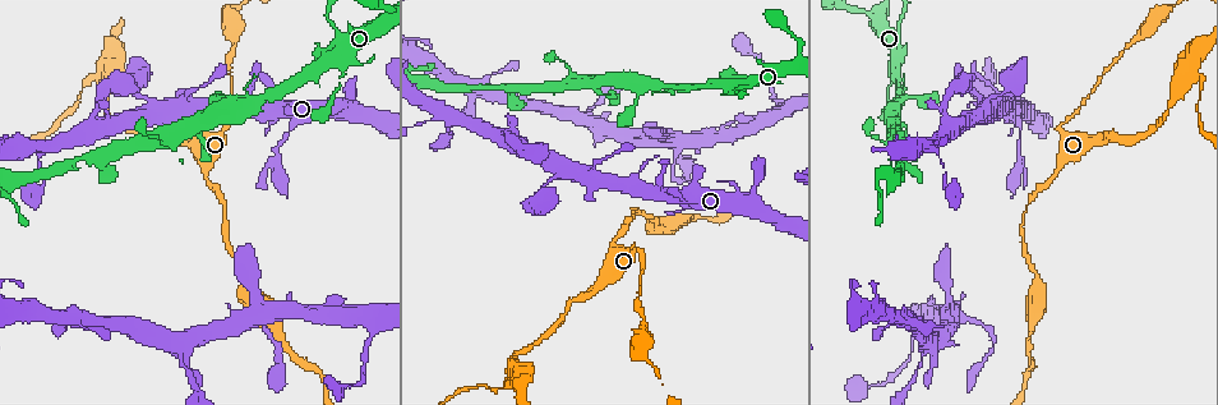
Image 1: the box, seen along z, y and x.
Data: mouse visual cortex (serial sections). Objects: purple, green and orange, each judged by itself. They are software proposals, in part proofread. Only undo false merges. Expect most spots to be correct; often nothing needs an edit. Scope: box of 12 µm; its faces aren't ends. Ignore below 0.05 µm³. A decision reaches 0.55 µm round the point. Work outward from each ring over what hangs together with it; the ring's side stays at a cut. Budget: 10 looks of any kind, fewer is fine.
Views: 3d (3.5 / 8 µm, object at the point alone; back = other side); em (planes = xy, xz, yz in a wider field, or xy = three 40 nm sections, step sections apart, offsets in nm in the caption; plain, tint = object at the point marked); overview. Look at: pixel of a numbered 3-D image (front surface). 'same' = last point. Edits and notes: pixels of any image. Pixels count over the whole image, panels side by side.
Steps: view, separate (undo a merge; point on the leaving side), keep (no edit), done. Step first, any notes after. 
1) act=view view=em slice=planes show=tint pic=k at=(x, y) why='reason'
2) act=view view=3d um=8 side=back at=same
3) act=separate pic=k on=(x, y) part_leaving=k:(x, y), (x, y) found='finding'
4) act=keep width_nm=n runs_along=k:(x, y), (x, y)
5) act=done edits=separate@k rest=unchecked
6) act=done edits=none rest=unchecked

act=view view=3d um=8 pic=1 at=(166, 131) why='abrupt turn'

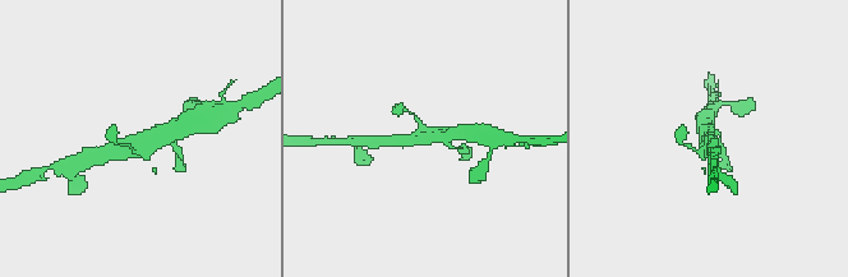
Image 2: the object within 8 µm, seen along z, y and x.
act=view view=em slice=xy step=1 show=tint pic=2 at=(709, 140)

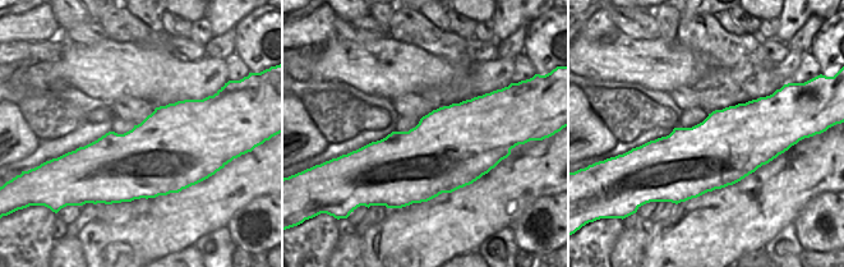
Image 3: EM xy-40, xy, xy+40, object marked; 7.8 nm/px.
act=keep runs_along=2:(171, 128), (104, 152) found='one cell here'

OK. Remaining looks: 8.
act=view view=3d um=3.5 pic=1 at=(182, 99) why='abrupt turn'

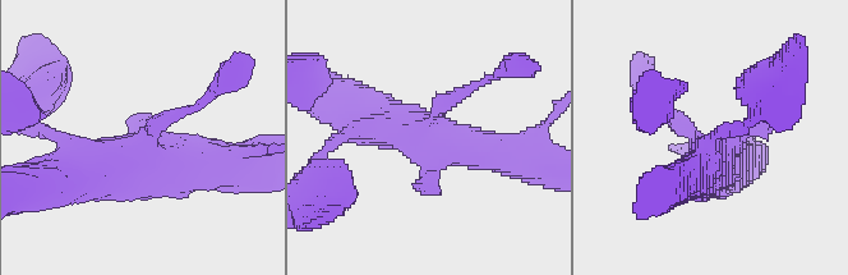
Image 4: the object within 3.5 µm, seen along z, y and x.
act=view view=em slice=xy step=1 show=tint pic=4 at=(690, 133) why='shape alone is not enough'

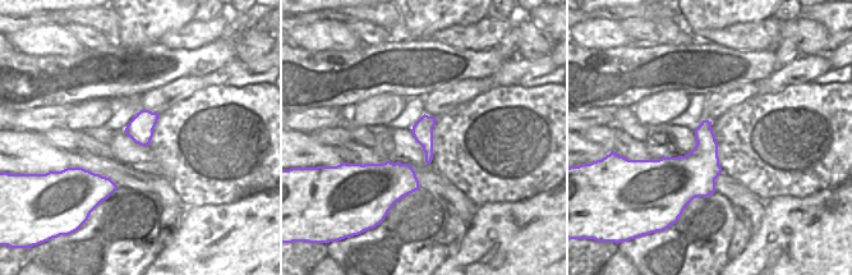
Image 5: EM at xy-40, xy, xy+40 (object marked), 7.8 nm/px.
act=keep found='one cell here'

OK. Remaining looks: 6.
act=view view=3d um=3.5 pic=1 at=(46, 145)

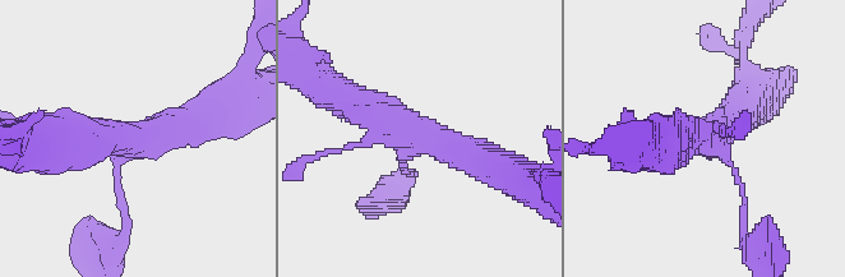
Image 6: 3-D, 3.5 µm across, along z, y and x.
act=view view=em slice=xy step=5 show=tint pic=6 at=(712, 136) arms=4 arm_widths_nm=100,150,400,450 why='now the EM'

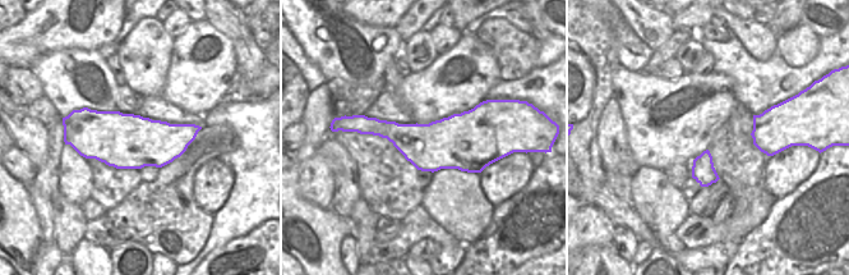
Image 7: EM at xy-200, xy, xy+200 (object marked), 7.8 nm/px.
act=keep width_nm=420 runs_along=6:(495, 169), (342, 97) found='continuous, no second cell'

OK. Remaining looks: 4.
act=view view=3d um=3.5 pic=1 at=(594, 286) why='thick turns thin'

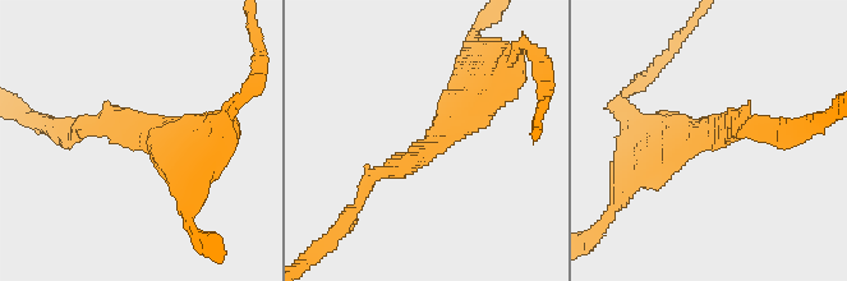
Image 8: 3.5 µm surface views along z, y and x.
act=view view=em slice=planes show=tint pic=8 at=(145, 131) arm_widths_nm=150,400

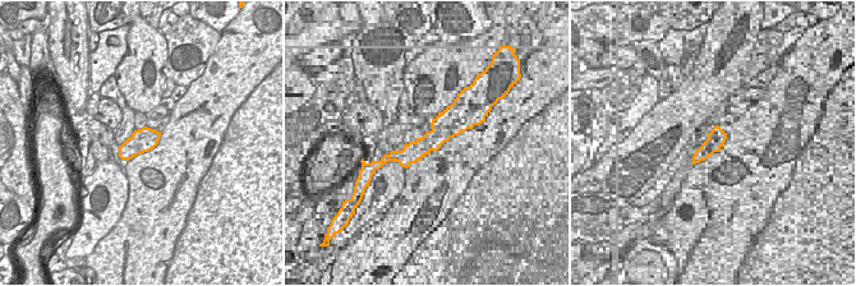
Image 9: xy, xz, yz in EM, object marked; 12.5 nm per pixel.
act=keep width_nm=300 runs_along=8:(497, 78), (463, 121), (364, 189) found='all the same cell'

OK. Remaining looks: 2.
act=done edits=none rest=unchecked

